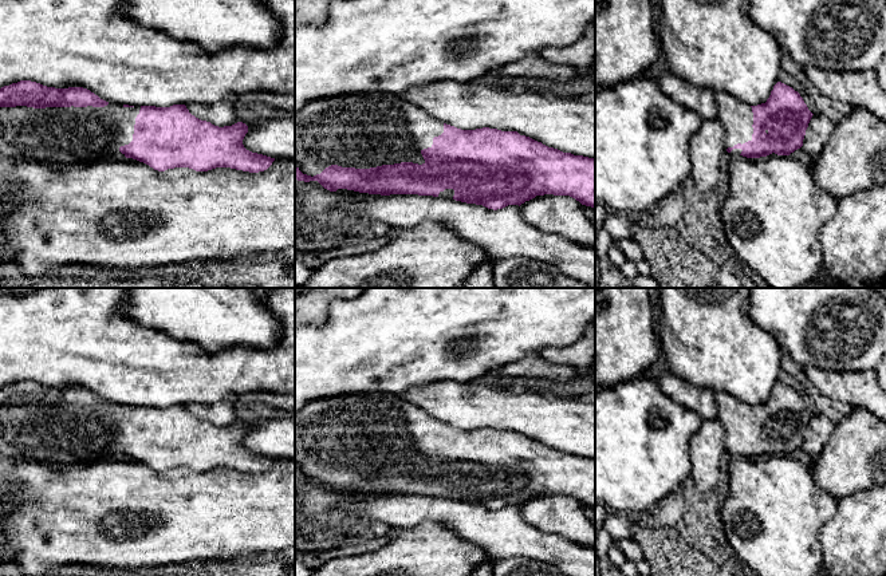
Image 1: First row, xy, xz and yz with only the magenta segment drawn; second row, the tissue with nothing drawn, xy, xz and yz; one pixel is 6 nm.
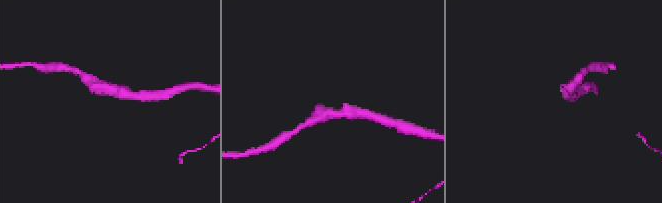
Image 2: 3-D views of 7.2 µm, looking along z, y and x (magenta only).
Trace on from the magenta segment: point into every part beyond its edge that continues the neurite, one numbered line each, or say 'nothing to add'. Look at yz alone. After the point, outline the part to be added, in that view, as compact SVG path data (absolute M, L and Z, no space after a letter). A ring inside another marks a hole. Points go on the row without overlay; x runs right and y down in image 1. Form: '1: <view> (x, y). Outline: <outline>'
1: yz (736, 417). Outline: M717 391L714 395L717 405L717 419L725 429L725 447L733 447L737 443L752 441L753 413L752 407L737 401L725 391Z

